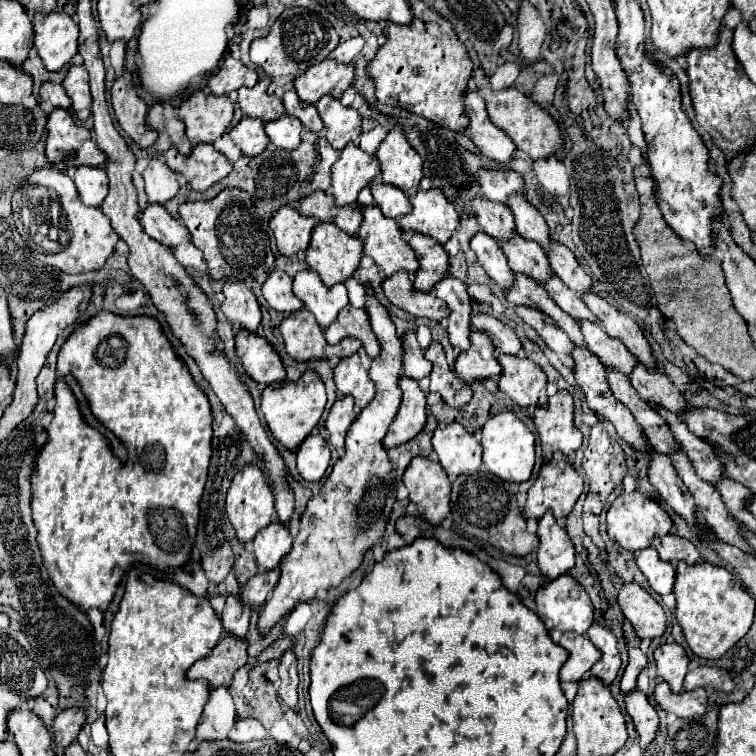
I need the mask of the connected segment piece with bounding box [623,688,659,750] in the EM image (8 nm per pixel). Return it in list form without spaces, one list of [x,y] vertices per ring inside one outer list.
[[[635,688],[635,690],[627,692],[627,694],[623,694],[623,698],[625,698],[627,714],[635,722],[635,728],[637,728],[637,734],[639,734],[639,744],[645,750],[651,744],[651,740],[655,738],[655,734],[657,734],[659,716],[657,716],[655,708],[649,704],[643,690]]]

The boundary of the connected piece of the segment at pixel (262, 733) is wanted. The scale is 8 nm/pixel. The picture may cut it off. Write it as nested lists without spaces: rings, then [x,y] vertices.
[[[253,718],[237,720],[229,732],[229,740],[233,742],[251,742],[251,740],[263,740],[263,738],[267,738],[267,730],[259,720],[253,720]]]

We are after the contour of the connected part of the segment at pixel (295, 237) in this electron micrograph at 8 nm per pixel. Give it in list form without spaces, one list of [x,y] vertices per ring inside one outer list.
[[[289,206],[279,208],[269,220],[269,228],[275,234],[277,248],[285,256],[295,256],[297,252],[309,248],[313,226],[313,218],[303,218],[295,208]]]

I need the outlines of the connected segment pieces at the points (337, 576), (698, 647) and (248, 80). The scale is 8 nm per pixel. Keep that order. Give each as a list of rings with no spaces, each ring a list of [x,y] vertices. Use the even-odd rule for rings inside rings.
[[[369,288],[367,312],[373,332],[381,342],[381,354],[373,360],[369,368],[369,378],[375,382],[377,394],[351,424],[347,432],[345,456],[337,460],[333,472],[329,474],[321,490],[307,502],[307,508],[301,514],[301,530],[293,542],[291,552],[283,558],[279,566],[281,576],[277,568],[265,570],[249,578],[249,582],[241,588],[239,596],[245,606],[263,604],[275,588],[269,600],[265,602],[259,618],[261,634],[267,634],[269,628],[279,618],[289,614],[299,600],[313,600],[317,592],[327,590],[331,586],[339,586],[353,570],[357,570],[365,552],[385,534],[385,526],[395,504],[395,480],[391,474],[393,466],[389,462],[387,450],[383,448],[383,436],[387,434],[387,428],[391,426],[401,404],[401,390],[397,382],[401,378],[403,366],[403,344],[395,332],[387,308],[379,304],[379,300]],[[347,558],[351,558],[351,572]]]
[[[679,562],[673,592],[677,596],[677,620],[689,648],[699,658],[721,658],[751,628],[755,600],[741,584],[733,580],[731,572],[721,566],[713,566],[709,562],[689,566]]]
[[[227,56],[219,70],[209,76],[209,92],[215,96],[229,94],[233,90],[239,90],[241,86],[253,86],[257,82],[257,72],[249,66],[245,66],[241,60],[235,60]]]

